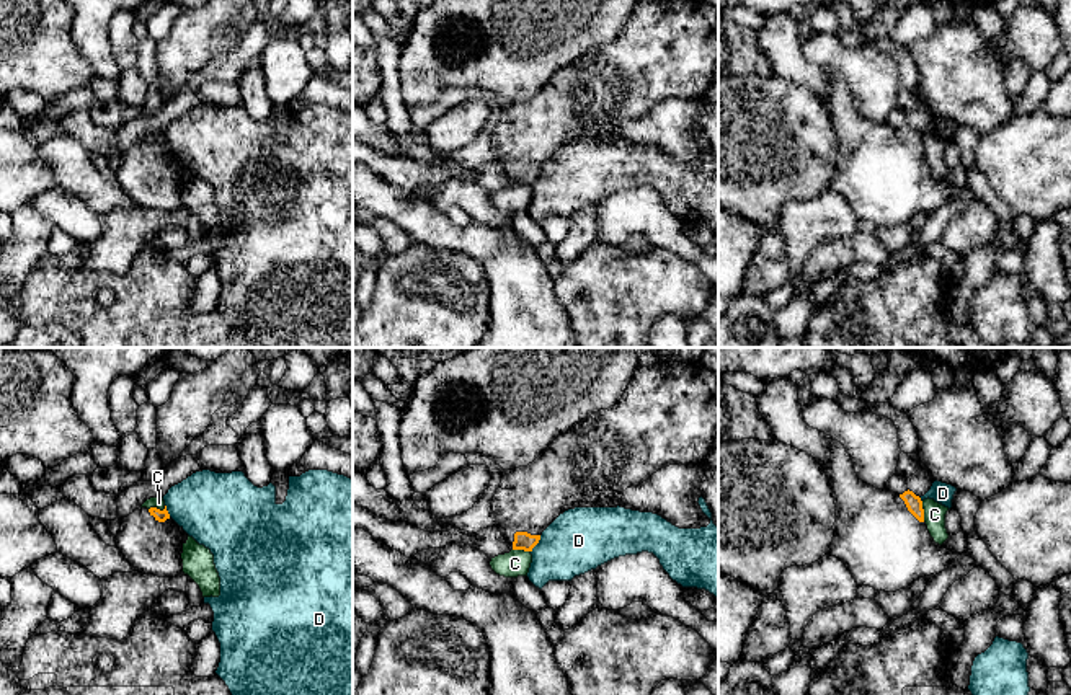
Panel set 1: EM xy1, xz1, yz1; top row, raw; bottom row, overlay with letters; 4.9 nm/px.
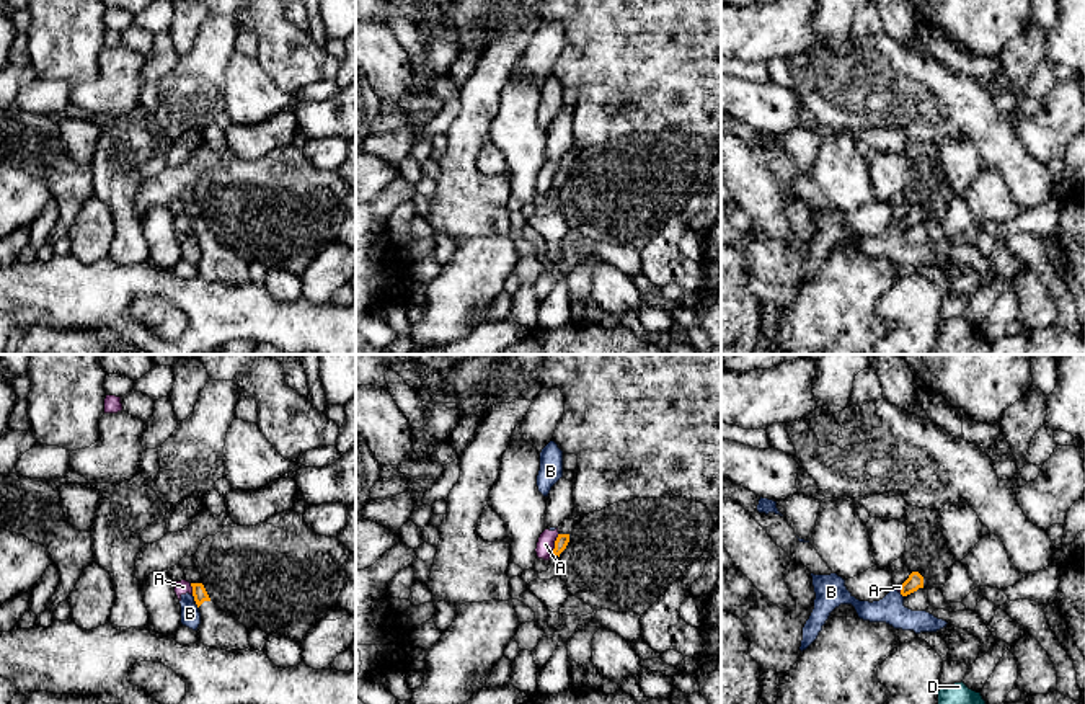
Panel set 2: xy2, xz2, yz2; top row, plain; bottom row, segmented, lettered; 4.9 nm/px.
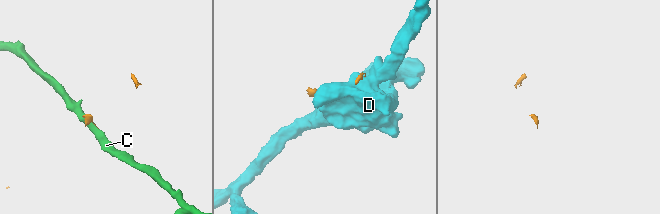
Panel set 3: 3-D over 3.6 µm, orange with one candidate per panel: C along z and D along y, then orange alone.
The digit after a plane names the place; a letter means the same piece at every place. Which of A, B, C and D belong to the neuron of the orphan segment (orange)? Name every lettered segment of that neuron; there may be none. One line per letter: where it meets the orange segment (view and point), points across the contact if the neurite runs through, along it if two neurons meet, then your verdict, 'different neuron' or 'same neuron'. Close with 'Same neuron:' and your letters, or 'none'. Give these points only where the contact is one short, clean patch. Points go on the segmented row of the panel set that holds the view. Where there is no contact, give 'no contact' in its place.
A: contact xz2 (555, 543); border xz2 (558, 533), (552, 552); different neuron
B: contact xy2 (194, 598); border xy2 (191, 595), (194, 600); different neuron
C: contact yz1 (923, 511); border yz1 (921, 501), (924, 521); different neuron
D: contact xz1 (537, 542); border xz1 (541, 535), (531, 552); different neuron
Same neuron: none

